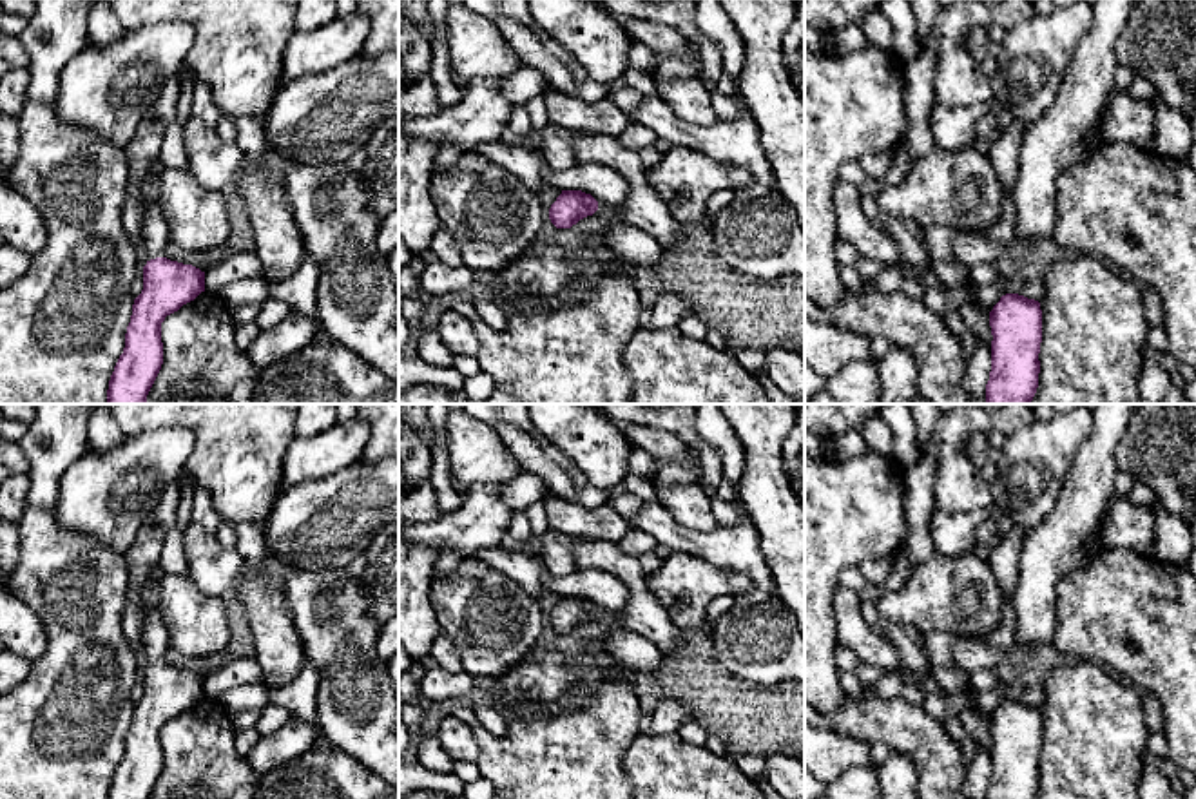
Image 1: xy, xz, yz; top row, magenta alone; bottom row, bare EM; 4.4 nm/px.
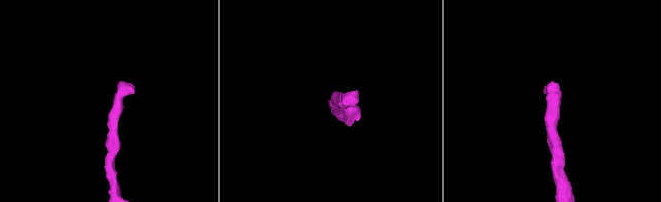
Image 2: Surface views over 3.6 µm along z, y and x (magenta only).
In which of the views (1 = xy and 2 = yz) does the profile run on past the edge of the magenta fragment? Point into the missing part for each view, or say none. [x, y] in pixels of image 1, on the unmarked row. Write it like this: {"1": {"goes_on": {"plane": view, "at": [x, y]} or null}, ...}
{"1": {"goes_on": {"plane": "xy", "at": [154, 636]}}, "2": {"goes_on": null}}

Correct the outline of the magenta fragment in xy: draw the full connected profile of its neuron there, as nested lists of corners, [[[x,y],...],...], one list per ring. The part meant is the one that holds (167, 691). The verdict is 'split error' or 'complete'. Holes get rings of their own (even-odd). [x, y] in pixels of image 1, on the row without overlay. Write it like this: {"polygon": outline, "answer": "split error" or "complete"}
{"polygon": [[[154,567],[138,592],[138,605],[141,609],[141,656],[149,667],[143,672],[143,696],[132,710],[130,728],[125,739],[125,754],[114,772],[107,799],[150,797],[163,770],[161,728],[167,721],[178,717],[183,710],[194,707],[205,698],[205,678],[192,670],[165,663],[165,654],[170,650],[170,638],[159,612],[159,582],[163,576],[165,573],[159,567]]], "answer": "split error"}

